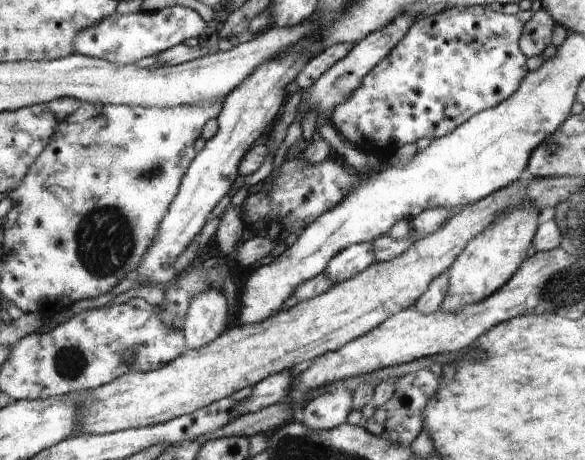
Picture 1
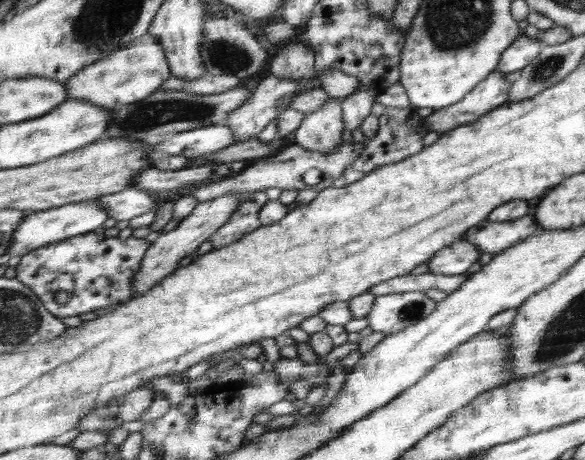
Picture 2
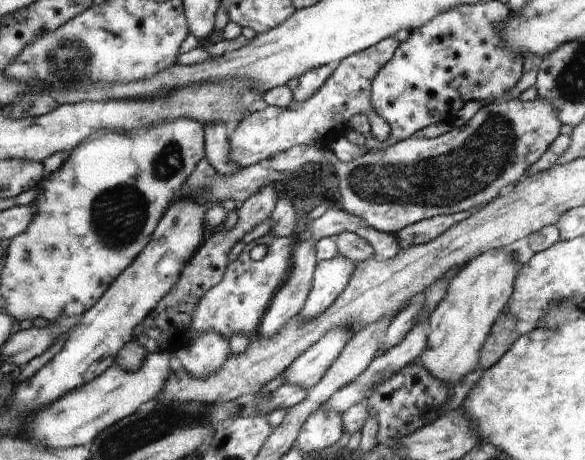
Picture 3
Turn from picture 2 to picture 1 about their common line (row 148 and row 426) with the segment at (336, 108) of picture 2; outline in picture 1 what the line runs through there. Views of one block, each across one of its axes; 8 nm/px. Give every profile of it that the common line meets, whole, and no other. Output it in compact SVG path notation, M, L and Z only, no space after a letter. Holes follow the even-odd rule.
M342 383L336 384L336 388L331 391L324 391L314 397L303 410L301 423L312 430L334 429L347 422L348 414L354 409L354 394Z

